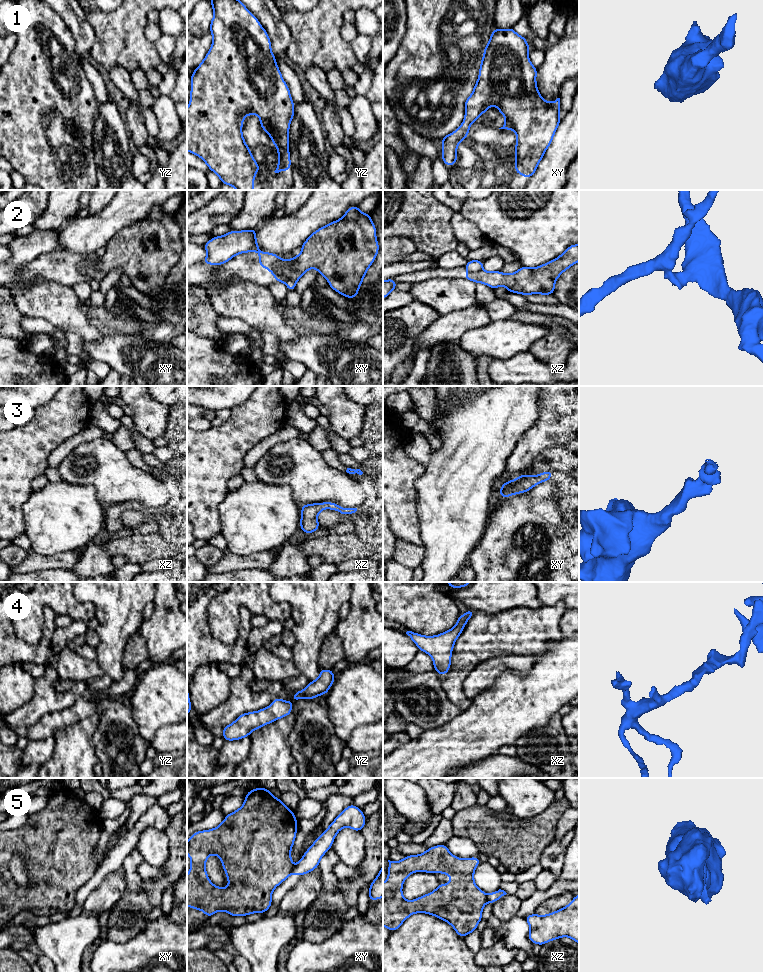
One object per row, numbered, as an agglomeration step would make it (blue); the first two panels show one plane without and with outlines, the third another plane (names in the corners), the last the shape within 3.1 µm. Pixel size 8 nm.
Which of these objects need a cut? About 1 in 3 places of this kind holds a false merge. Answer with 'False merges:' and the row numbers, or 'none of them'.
False merges: 2, 5

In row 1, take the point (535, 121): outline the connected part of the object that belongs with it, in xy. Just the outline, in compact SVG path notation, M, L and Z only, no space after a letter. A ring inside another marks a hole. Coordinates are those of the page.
M513 28L492 30L481 60L479 78L473 93L465 101L463 123L453 133L442 137L441 159L446 166L454 166L457 162L457 145L468 136L471 124L493 105L500 110L500 115L506 117L504 125L499 129L513 129L517 136L517 144L514 147L515 172L525 178L532 177L550 146L561 119L560 98L546 102L537 89L537 68L530 62L529 50L527 39L517 34Z

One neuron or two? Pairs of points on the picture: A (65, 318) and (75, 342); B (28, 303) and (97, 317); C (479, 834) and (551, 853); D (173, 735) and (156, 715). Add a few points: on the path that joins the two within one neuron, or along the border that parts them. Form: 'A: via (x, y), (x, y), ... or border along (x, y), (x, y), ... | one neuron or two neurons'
A: border along (65, 332), (76, 333), (84, 340) | two neurons
B: border along (85, 315), (101, 332) | two neurons
C: border along (554, 838), (544, 849), (538, 862) | two neurons
D: border along (176, 722), (164, 725), (150, 742) | two neurons

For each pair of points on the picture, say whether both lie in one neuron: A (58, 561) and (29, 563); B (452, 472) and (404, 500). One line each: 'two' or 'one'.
A: one
B: two

